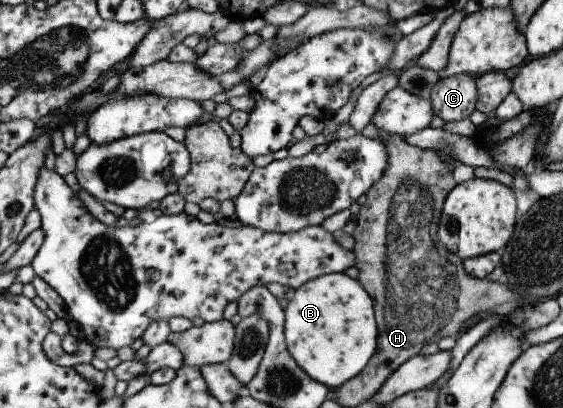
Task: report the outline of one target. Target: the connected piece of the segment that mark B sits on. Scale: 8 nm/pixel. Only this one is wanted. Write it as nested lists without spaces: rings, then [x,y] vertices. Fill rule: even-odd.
[[[329,273],[325,275],[321,275],[316,279],[311,279],[311,281],[307,281],[303,283],[301,287],[290,291],[289,296],[285,300],[285,304],[283,305],[284,309],[284,325],[283,325],[283,338],[285,347],[289,355],[297,366],[313,381],[317,381],[325,387],[329,388],[331,392],[333,392],[337,387],[340,387],[345,381],[352,379],[357,373],[360,373],[367,364],[367,361],[373,356],[373,353],[377,349],[377,331],[375,326],[374,319],[374,310],[372,300],[369,298],[369,295],[361,288],[361,285],[358,283],[356,279],[350,279],[347,275],[343,273]]]

